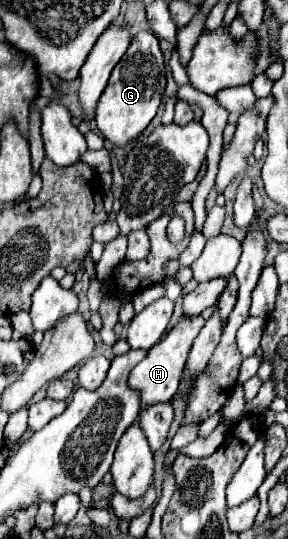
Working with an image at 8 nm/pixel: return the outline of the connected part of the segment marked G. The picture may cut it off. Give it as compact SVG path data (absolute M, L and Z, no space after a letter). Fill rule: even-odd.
M140 31L138 35L132 37L128 51L114 67L110 81L98 101L94 119L102 137L114 147L124 147L126 143L136 139L158 113L164 89L166 89L166 71L158 39L152 31Z

